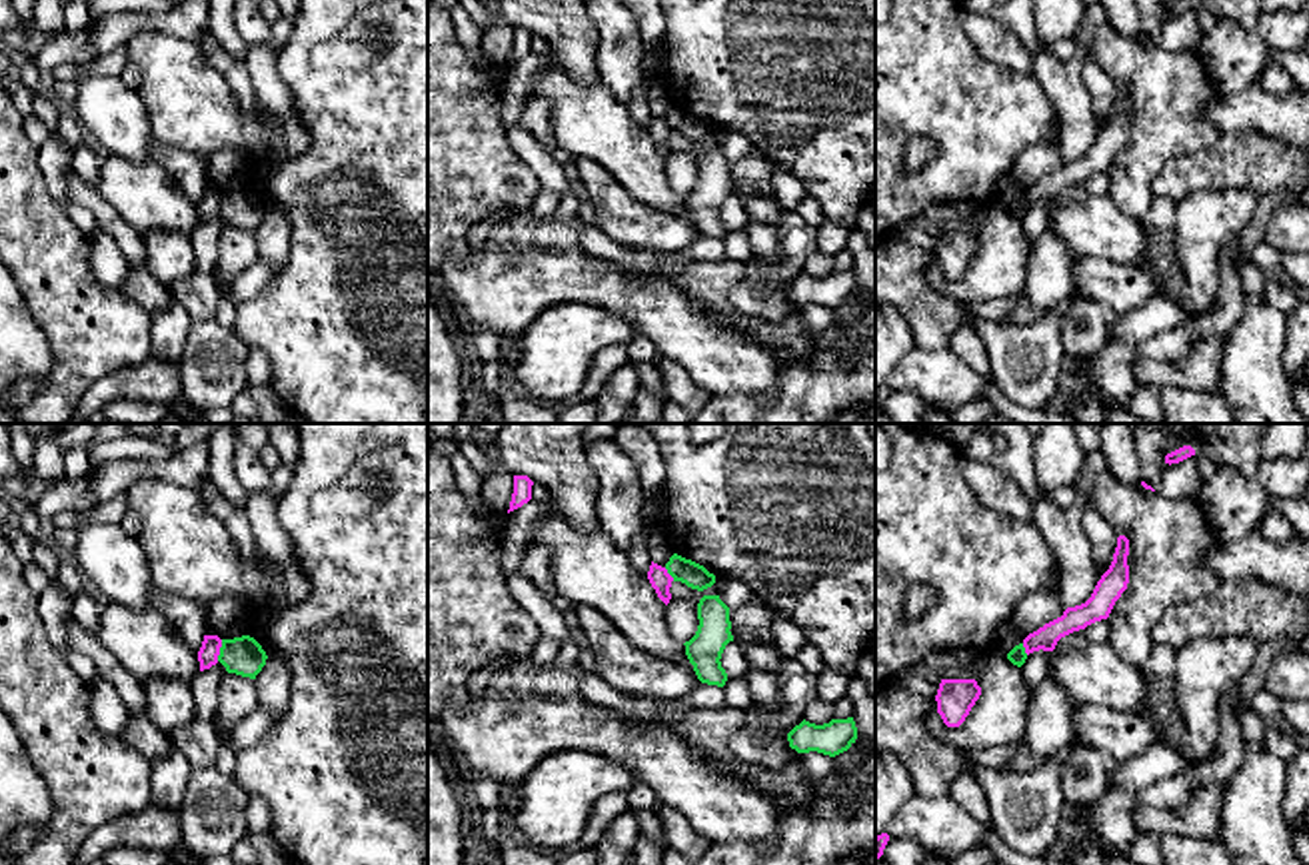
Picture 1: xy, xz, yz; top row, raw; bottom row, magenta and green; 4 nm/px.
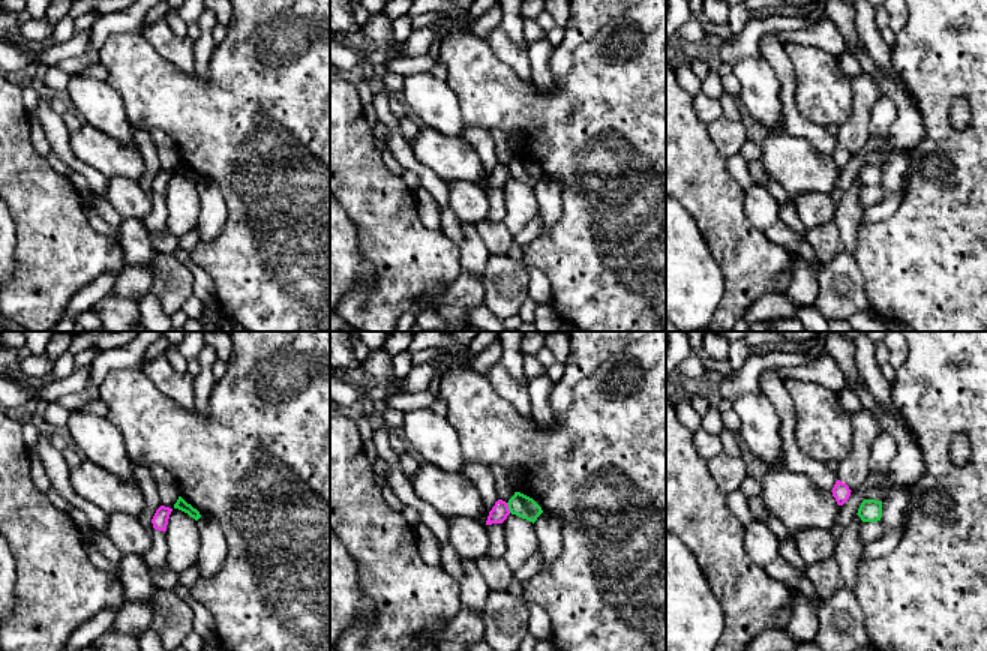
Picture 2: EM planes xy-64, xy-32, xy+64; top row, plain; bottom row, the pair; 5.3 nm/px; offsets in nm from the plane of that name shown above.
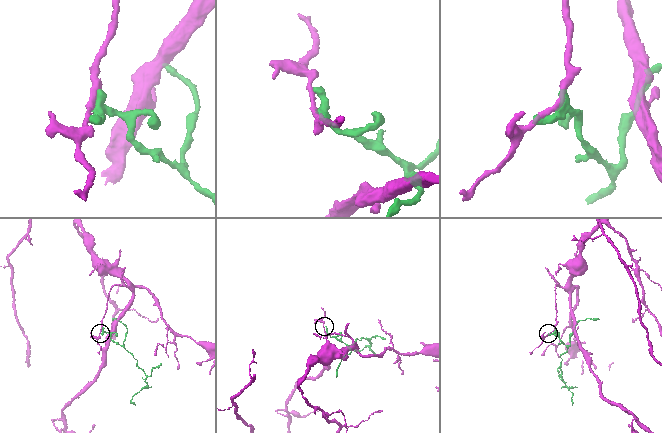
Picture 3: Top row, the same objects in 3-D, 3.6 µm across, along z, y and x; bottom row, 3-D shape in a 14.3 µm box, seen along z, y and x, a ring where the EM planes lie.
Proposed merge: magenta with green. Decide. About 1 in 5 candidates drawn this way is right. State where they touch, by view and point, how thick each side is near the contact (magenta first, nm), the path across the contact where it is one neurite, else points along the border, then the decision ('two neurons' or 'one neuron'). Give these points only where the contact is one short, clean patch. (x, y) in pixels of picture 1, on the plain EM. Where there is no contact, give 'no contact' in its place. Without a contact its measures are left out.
meets magenta in xy at (218, 202); 80 nm thick on the magenta side, 160 nm on the other; two neurons

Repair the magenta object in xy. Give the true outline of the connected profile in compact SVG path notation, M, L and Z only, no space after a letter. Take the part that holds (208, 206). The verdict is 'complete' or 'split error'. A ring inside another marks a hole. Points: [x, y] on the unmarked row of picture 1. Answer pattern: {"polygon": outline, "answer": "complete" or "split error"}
{"polygon": "M204 188L202 200L198 204L200 224L218 216L220 200L222 192L218 188Z", "answer": "complete"}

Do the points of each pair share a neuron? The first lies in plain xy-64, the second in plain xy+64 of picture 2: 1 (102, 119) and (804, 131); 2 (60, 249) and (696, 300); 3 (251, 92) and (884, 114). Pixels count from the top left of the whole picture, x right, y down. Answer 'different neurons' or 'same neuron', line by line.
1: different neurons
2: different neurons
3: different neurons

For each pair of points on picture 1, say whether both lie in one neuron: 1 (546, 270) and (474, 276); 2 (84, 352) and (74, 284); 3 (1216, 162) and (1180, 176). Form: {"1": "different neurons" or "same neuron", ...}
{"1": "same neuron", "2": "same neuron", "3": "same neuron"}

